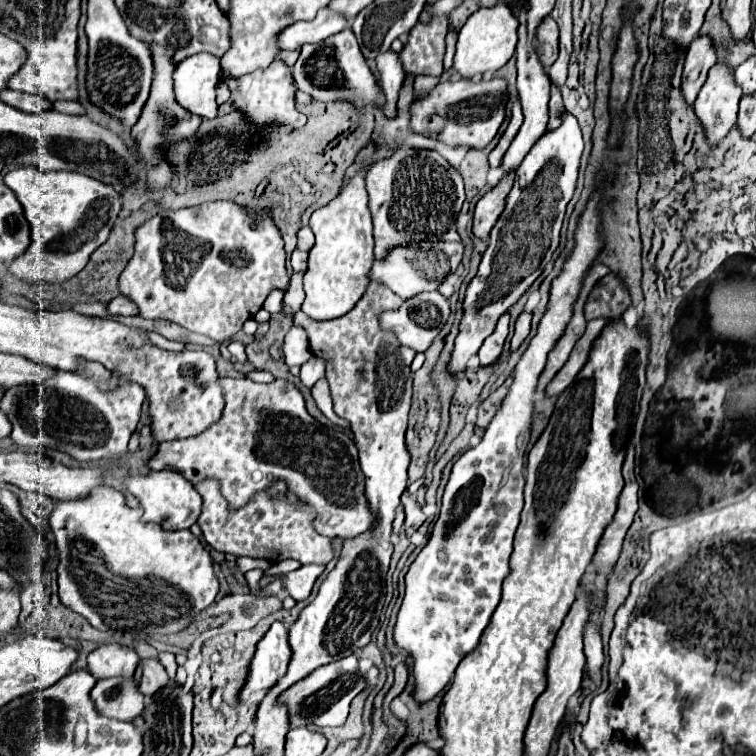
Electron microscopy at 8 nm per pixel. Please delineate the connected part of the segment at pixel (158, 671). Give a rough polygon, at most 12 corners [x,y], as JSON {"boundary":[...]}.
{"boundary":[[156,659],[142,661],[144,673],[140,691],[154,697],[170,683],[164,667]]}

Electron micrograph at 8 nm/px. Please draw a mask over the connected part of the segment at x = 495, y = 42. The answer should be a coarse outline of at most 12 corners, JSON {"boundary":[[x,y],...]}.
{"boundary":[[482,7],[458,33],[454,69],[464,79],[514,55],[518,19]]}

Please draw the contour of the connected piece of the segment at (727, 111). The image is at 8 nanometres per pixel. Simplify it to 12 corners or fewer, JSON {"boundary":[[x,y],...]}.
{"boundary":[[716,63],[694,101],[712,145],[736,123],[742,89]]}

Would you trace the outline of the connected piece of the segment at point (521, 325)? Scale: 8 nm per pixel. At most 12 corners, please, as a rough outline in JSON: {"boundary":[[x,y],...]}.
{"boundary":[[522,311],[516,319],[516,331],[510,343],[512,351],[530,333],[532,313]]}

